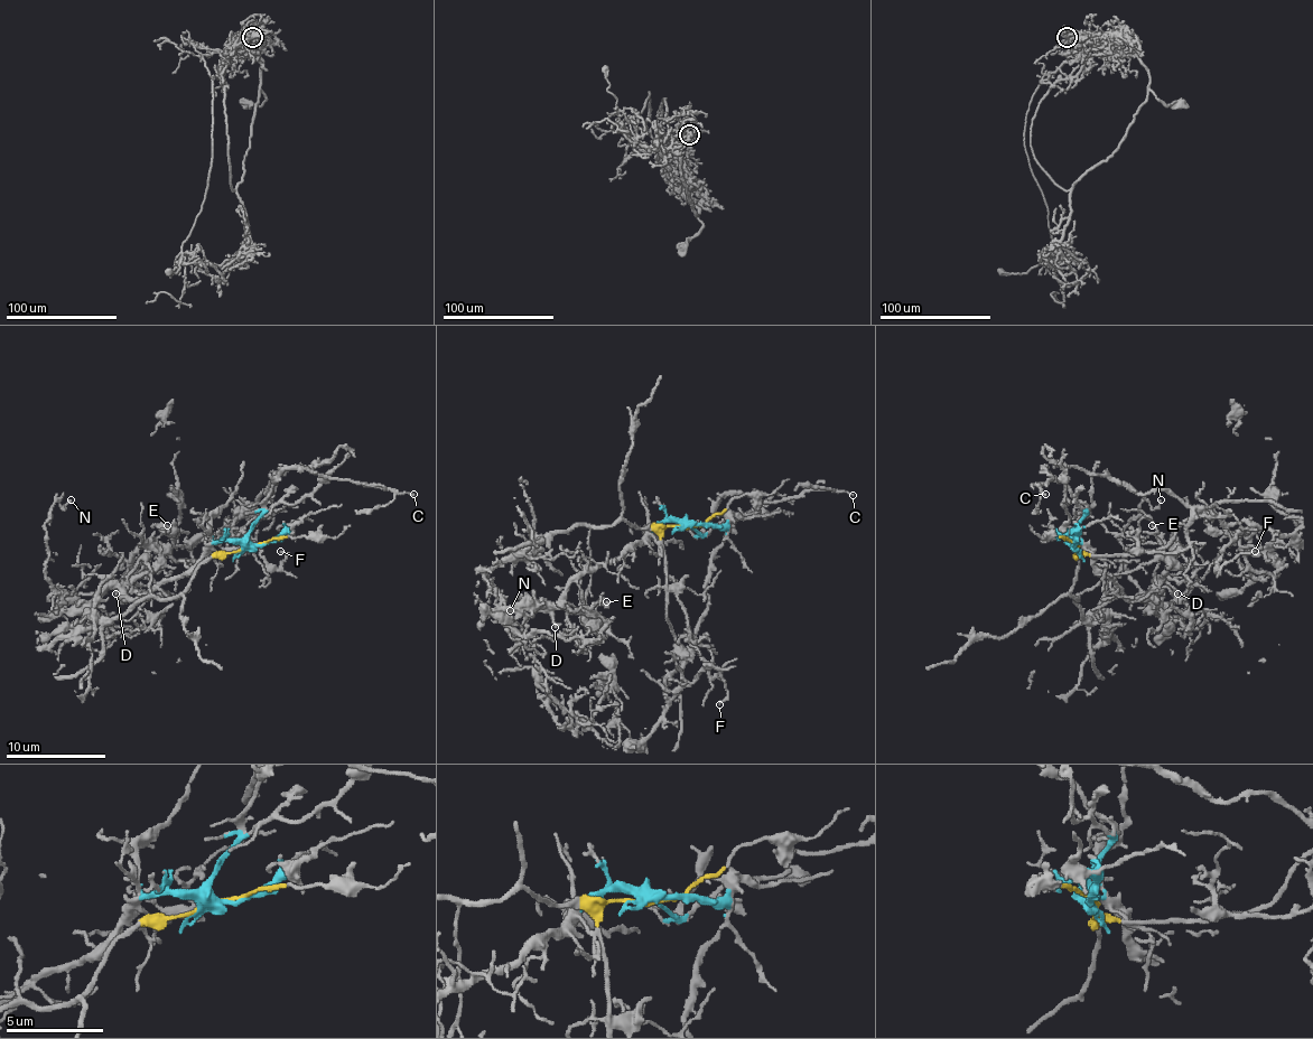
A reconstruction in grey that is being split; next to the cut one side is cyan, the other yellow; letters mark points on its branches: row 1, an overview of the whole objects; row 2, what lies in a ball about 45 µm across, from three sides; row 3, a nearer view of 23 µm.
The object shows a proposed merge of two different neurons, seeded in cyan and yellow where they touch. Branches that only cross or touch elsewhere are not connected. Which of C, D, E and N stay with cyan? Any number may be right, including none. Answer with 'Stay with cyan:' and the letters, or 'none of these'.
Stay with cyan: C, D, E, N

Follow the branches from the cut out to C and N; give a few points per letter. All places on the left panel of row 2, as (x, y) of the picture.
C: (251, 544), (251, 524), (261, 514), (273, 481), (286, 469), (308, 469), (323, 477), (413, 494)
N: (251, 544), (216, 542), (139, 597), (103, 587), (64, 609), (46, 574), (44, 524), (56, 502), (72, 499)

